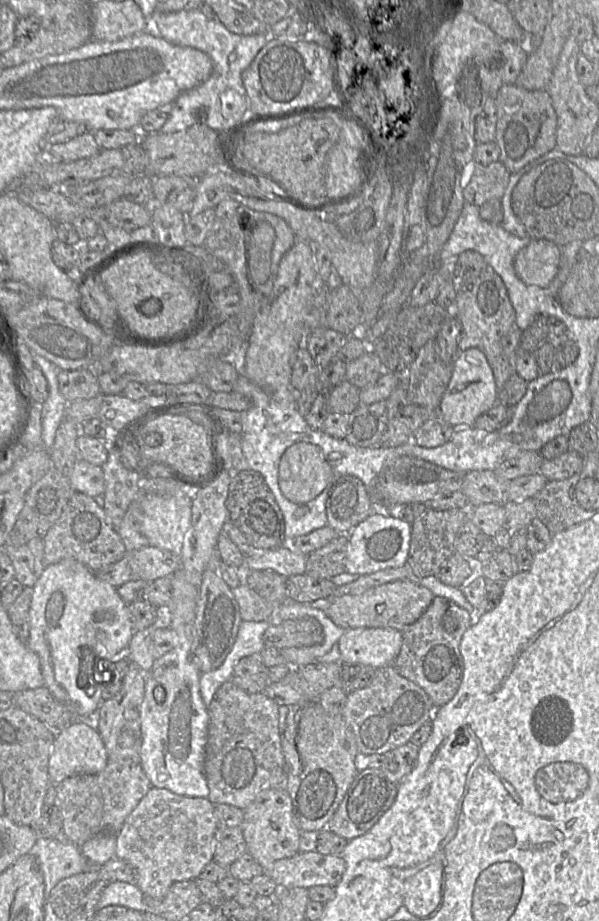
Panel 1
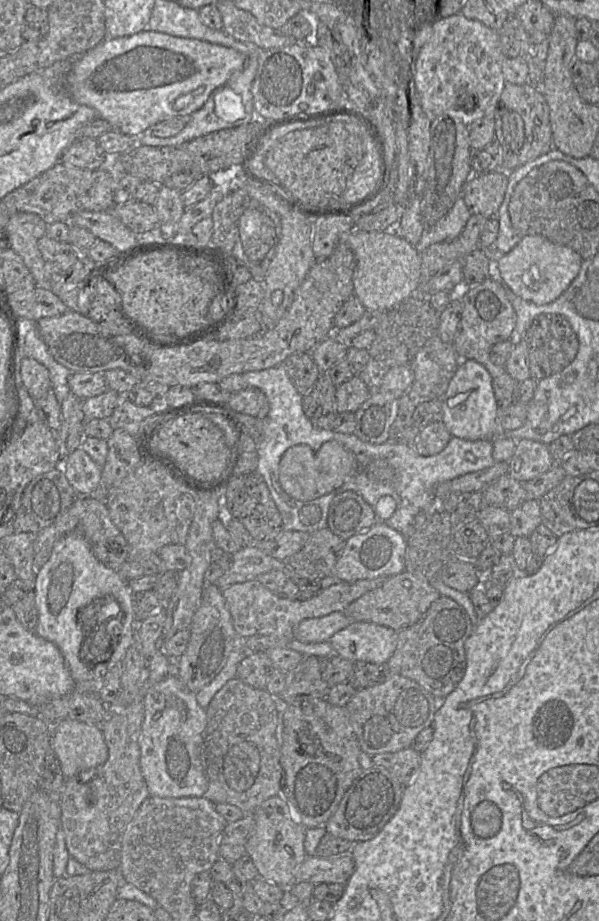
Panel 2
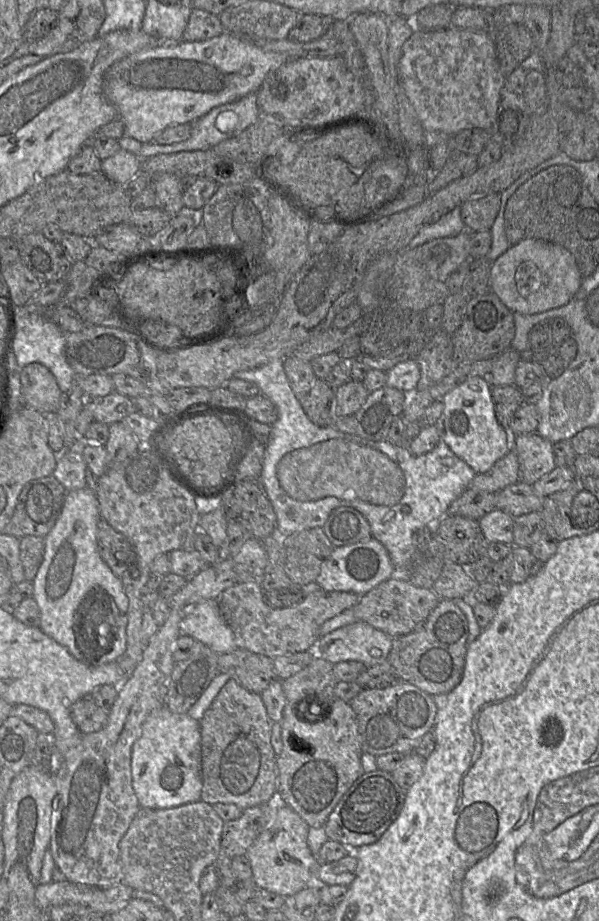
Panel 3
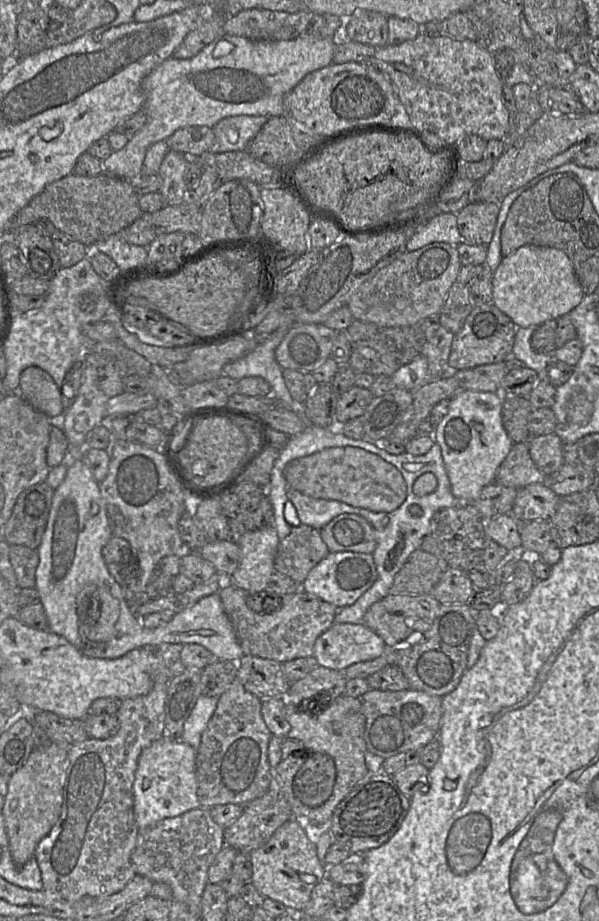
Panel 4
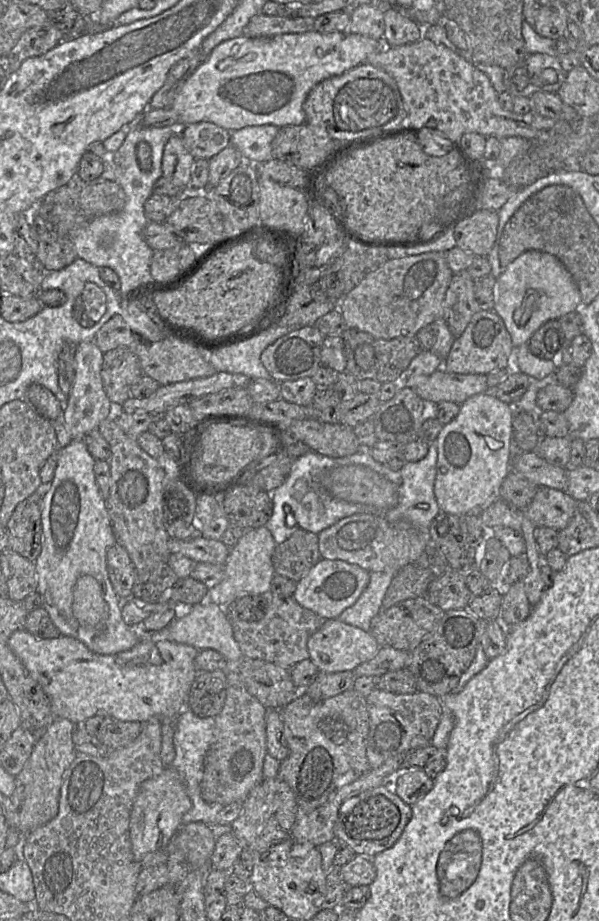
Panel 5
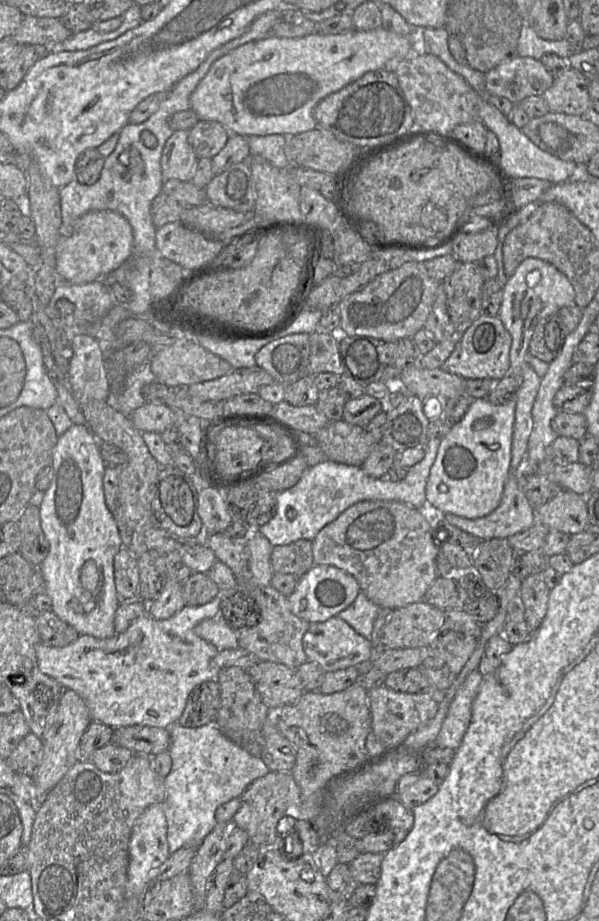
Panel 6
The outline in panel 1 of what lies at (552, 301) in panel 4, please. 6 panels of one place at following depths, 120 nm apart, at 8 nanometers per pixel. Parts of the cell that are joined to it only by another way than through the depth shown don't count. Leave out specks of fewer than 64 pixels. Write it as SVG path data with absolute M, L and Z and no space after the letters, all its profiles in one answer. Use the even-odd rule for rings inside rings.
M531 239L514 257L517 276L526 285L546 288L556 276L561 247L546 239Z

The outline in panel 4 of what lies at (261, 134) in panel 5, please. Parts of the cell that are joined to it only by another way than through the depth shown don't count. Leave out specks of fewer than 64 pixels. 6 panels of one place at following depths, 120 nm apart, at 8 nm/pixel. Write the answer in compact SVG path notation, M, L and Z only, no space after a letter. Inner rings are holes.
M239 115L224 118L212 129L215 142L211 151L216 153L246 151L250 141L267 122L266 116Z

